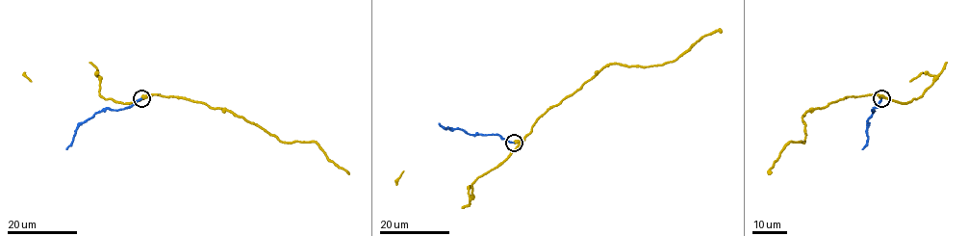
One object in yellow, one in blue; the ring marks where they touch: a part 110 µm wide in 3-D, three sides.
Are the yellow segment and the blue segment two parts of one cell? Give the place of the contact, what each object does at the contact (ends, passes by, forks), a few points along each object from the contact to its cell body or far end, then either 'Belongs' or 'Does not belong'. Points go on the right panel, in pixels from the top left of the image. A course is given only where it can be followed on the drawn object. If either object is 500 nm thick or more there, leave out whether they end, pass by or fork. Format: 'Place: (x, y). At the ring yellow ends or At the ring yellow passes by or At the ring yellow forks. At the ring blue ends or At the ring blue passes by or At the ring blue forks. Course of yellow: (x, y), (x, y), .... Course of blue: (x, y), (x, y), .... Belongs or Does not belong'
Place: (881, 98). At the ring yellow ends. At the ring blue ends. Course of yellow: (881, 98), (877, 94), (848, 95), (809, 110), (802, 117), (804, 141), (791, 141), (770, 174). Course of blue: (881, 98), (867, 119), (867, 144), (862, 149). Does not belong

